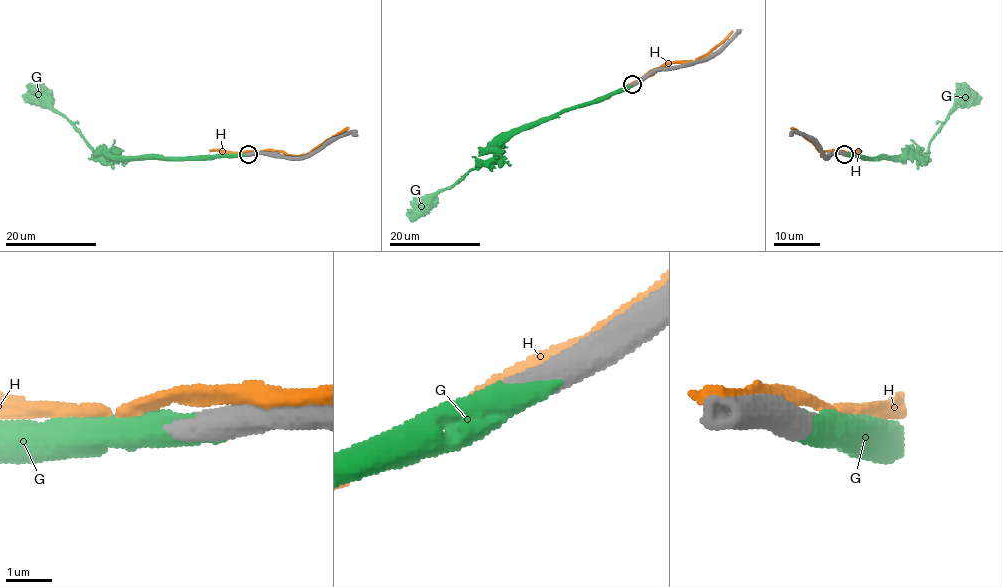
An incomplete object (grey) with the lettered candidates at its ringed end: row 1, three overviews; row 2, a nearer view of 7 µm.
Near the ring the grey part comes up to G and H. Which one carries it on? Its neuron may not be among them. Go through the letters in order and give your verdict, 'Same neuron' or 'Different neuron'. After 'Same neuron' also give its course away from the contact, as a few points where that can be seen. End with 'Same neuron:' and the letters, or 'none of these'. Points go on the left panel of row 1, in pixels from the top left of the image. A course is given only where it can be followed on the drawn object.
G: Same neuron. Its course: (249, 154), (104, 158), (65, 118), (22, 96)
H: Different neuron
Same neuron: G

